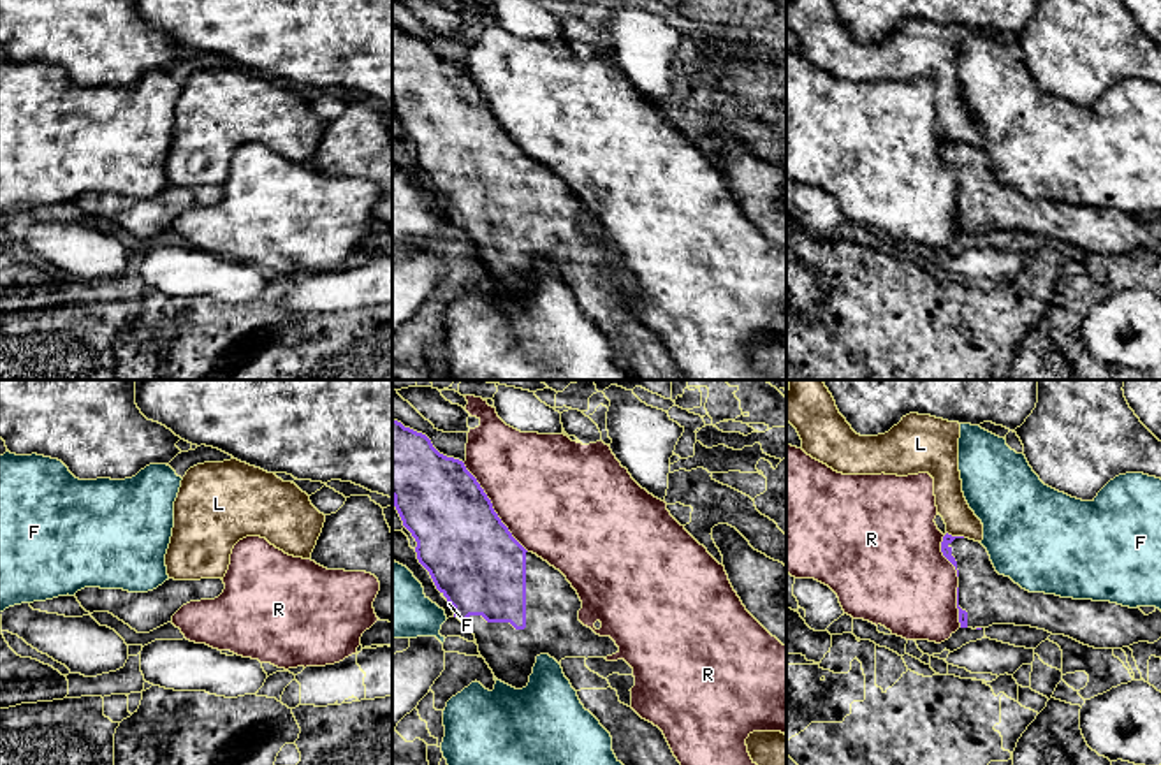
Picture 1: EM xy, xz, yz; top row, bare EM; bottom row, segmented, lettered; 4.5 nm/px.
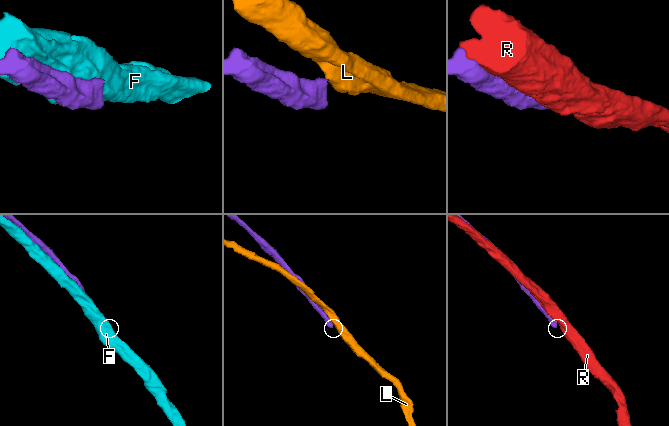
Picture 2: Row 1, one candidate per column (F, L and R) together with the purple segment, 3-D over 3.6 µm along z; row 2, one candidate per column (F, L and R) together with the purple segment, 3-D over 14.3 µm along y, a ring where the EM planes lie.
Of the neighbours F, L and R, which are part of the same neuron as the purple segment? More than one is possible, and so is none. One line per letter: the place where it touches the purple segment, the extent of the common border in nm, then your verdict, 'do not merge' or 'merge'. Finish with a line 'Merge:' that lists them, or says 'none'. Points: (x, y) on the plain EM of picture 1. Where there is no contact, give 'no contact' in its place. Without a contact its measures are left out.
F: contact xz (452, 211); length 50 nm; do not merge
L: contact yz (956, 143); length 90 nm; do not merge
R: contact xz (491, 113); length 500 nm; do not merge
Merge: none

